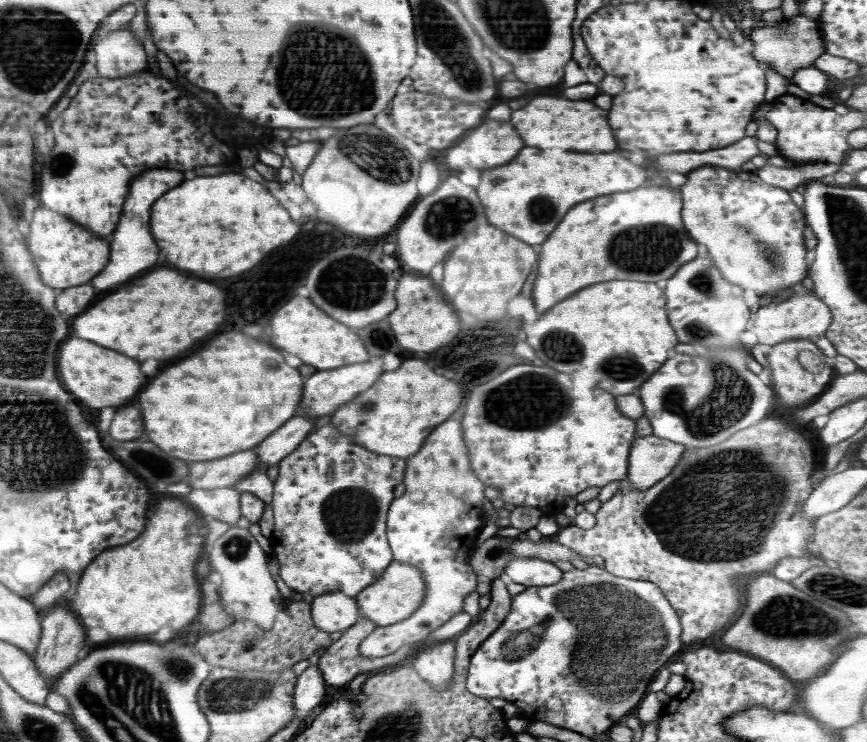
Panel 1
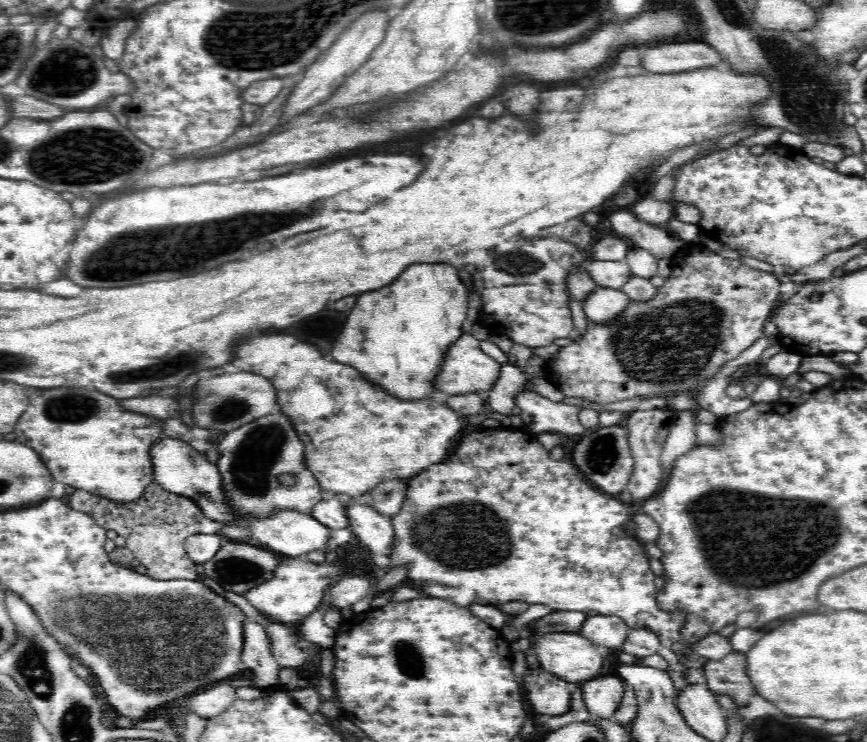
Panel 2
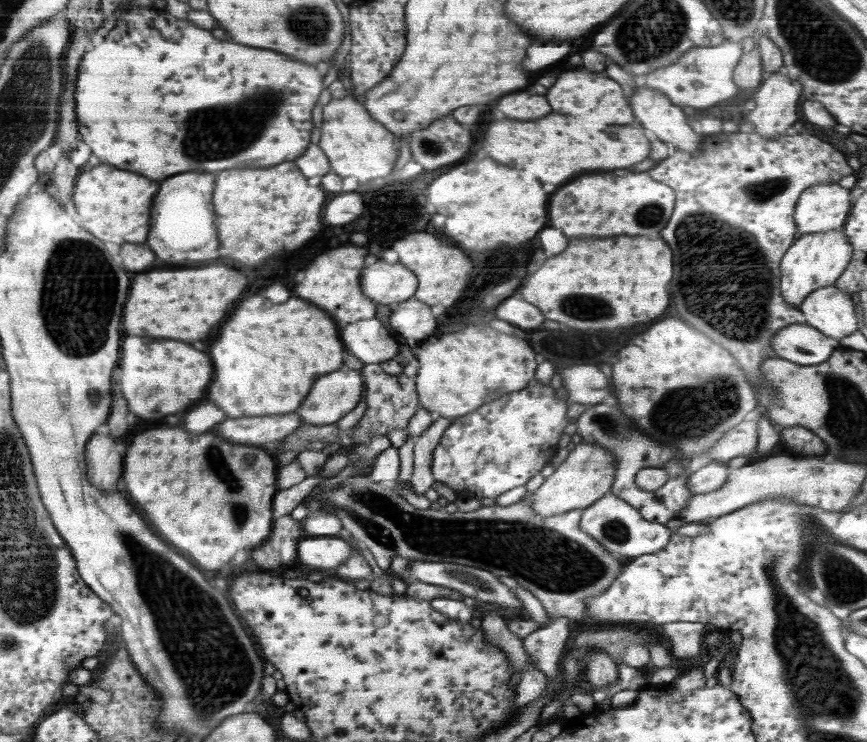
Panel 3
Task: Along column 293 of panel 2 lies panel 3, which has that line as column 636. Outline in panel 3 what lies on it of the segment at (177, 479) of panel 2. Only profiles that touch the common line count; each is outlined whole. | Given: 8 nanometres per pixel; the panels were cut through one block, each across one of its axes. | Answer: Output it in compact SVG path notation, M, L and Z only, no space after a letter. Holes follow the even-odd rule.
M610 492L588 508L583 509L579 525L584 533L594 537L607 552L614 556L620 554L624 558L658 552L668 545L670 538L673 536L673 531L666 525L642 518L640 511Z

